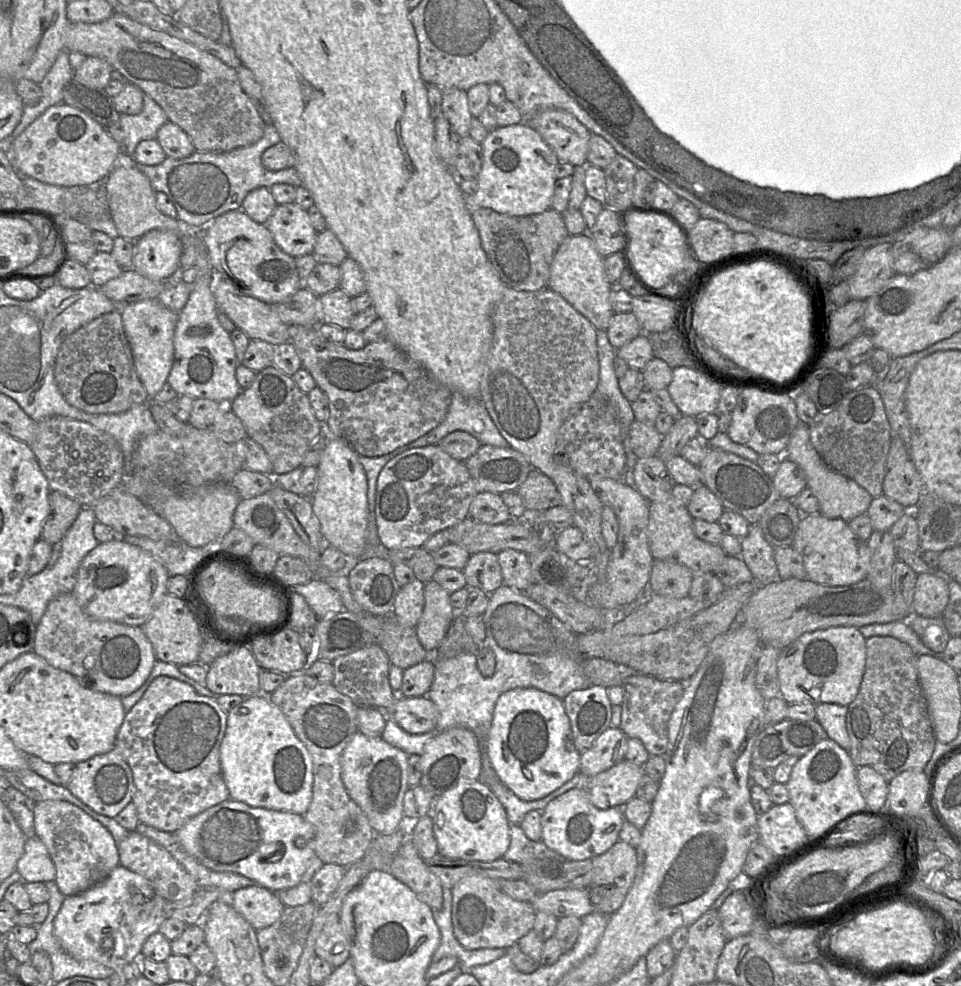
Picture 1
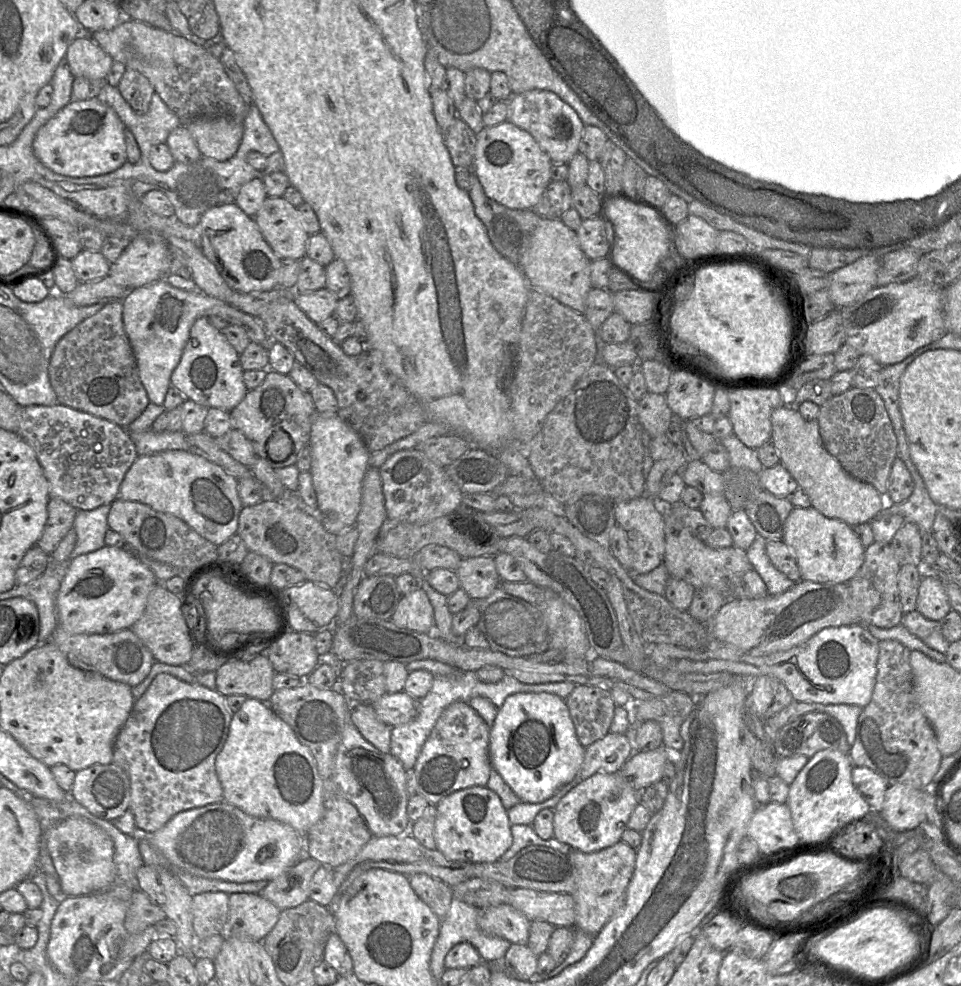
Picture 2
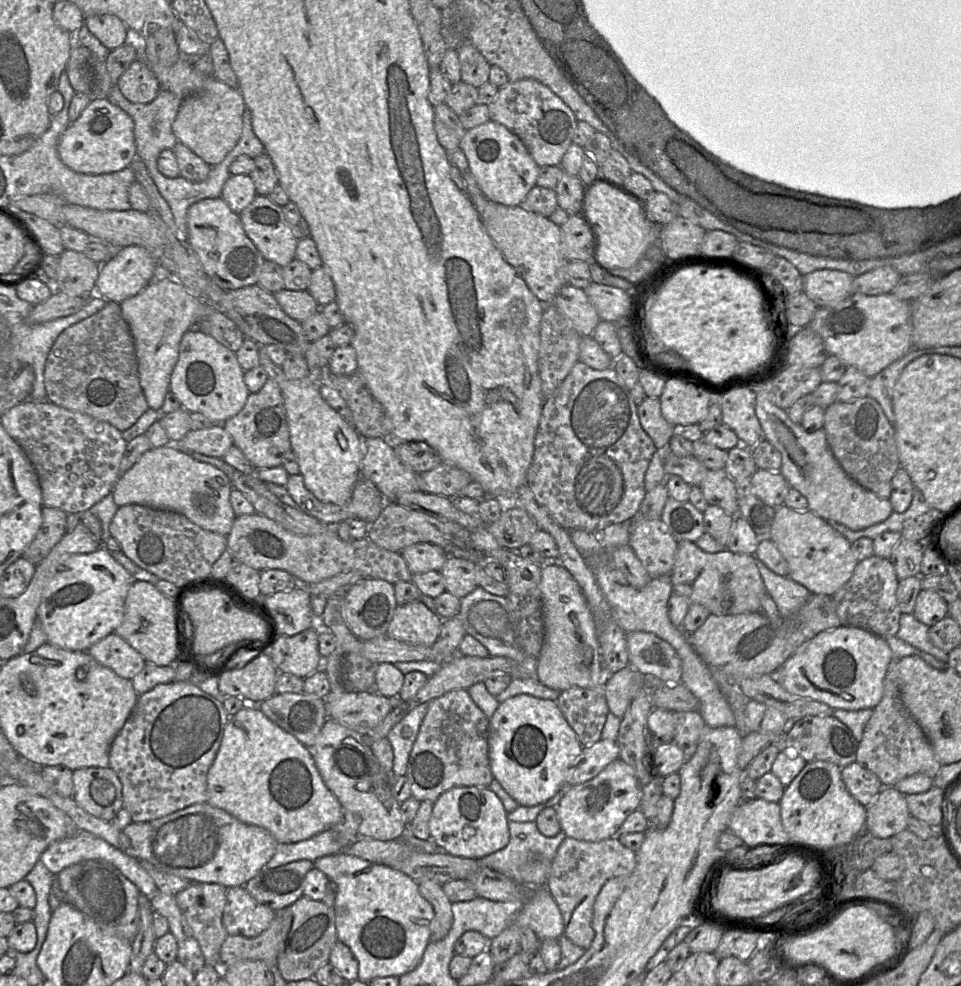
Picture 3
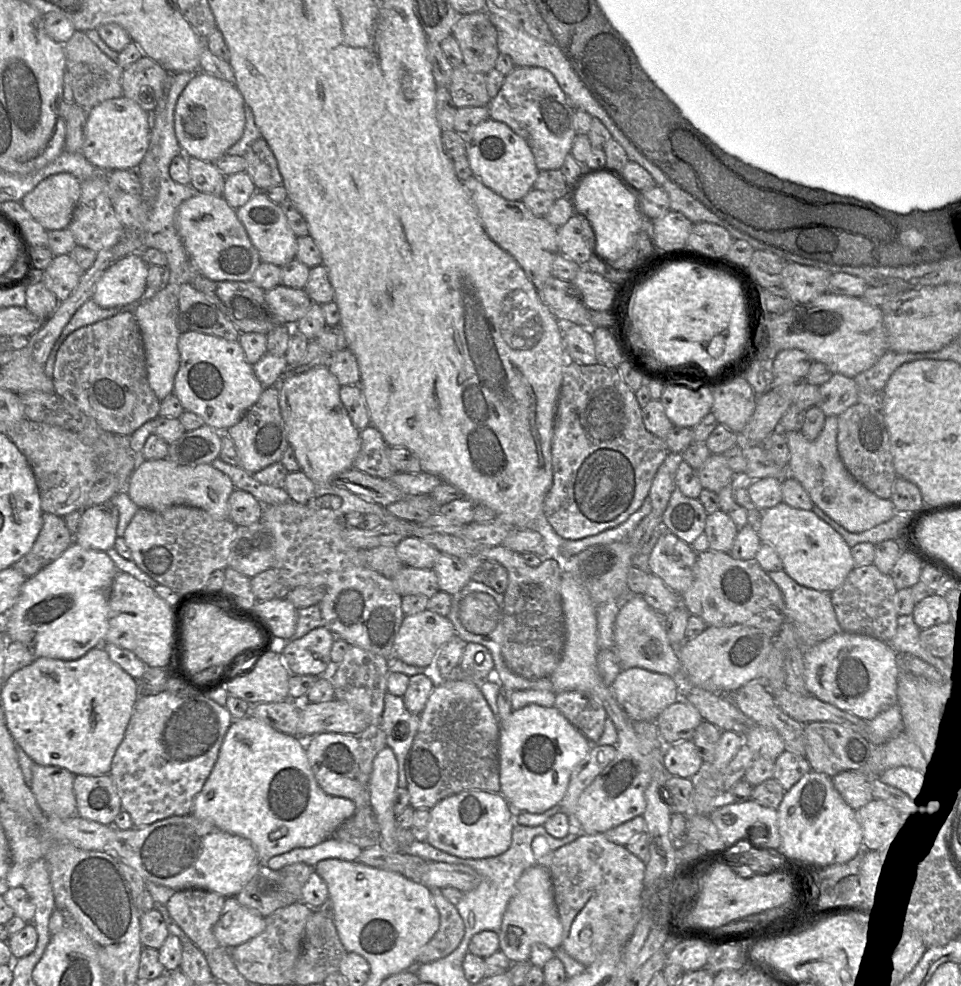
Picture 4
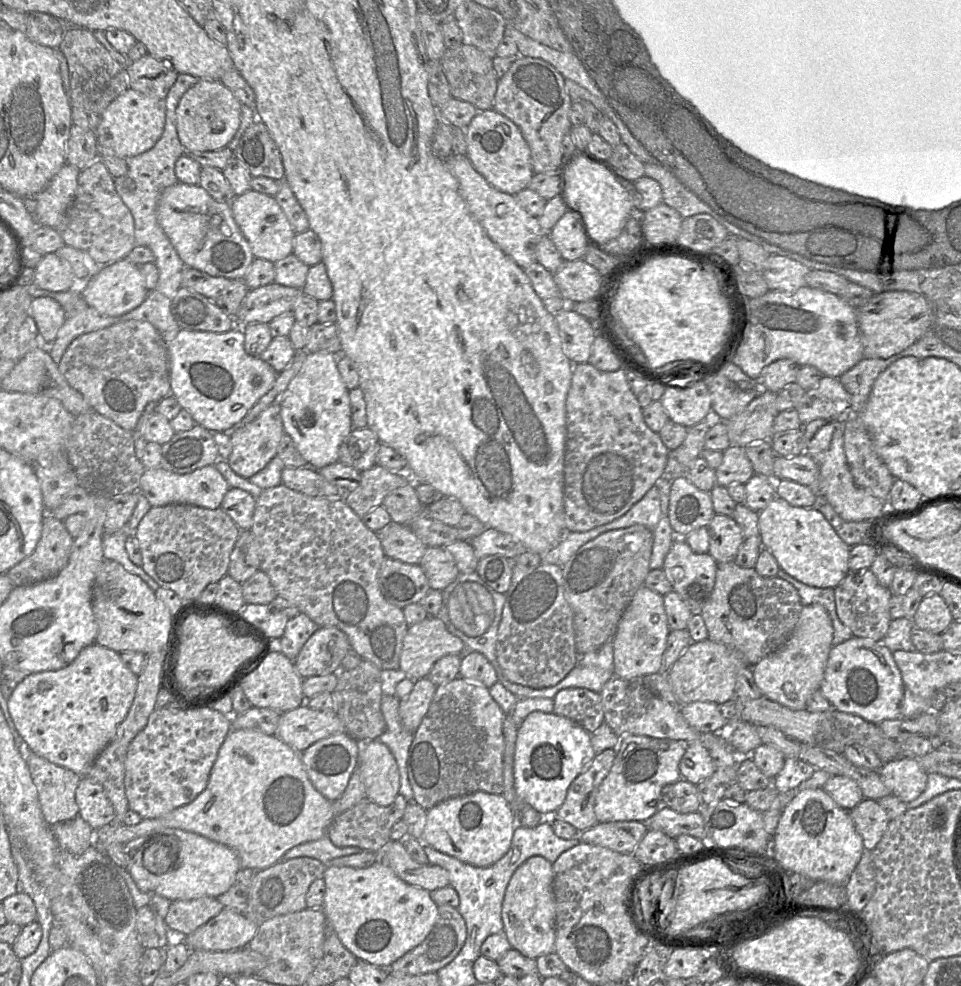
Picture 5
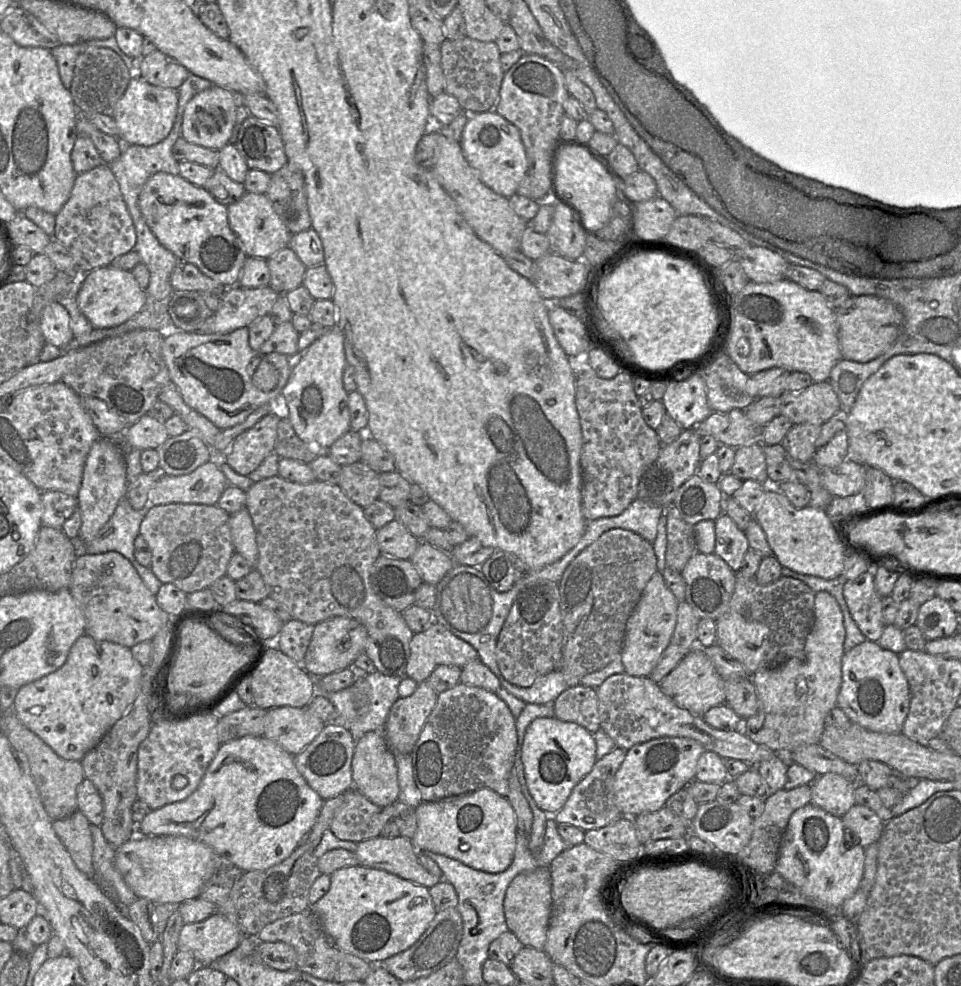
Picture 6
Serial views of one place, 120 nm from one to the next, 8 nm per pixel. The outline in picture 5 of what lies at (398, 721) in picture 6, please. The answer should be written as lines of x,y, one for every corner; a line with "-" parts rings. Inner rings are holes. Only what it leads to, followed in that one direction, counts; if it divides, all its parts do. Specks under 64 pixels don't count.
424,677
414,681
410,694
400,699
398,712
406,730
412,733
417,730
429,709
436,687
428,677

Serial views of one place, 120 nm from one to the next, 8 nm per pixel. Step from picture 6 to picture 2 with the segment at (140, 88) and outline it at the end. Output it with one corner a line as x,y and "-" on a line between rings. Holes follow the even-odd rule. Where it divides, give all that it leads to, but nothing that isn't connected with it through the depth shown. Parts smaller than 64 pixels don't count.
102,98
71,101
38,130
33,151
47,168
63,176
108,174
127,161
124,129
117,113

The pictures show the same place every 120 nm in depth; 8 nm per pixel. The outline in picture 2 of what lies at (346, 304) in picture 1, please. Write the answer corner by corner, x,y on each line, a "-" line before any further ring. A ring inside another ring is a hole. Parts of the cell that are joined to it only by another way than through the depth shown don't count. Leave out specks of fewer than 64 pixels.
326,288
308,293
295,293
293,301
314,323
334,316
338,302
336,295

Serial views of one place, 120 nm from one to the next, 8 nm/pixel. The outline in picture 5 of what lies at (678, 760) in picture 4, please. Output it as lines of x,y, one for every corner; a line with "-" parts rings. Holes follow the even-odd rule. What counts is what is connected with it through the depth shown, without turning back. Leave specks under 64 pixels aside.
692,741
688,743
679,763
679,772
682,779
697,785
709,778
716,769
708,750
701,742

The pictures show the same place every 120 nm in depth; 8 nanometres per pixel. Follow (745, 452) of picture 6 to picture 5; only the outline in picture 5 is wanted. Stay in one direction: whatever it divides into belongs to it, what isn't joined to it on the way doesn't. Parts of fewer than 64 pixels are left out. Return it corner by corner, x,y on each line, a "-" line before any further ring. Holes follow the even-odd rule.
731,445
723,452
721,465
715,470
716,483
727,488
732,484
745,484
755,473
745,454
745,447

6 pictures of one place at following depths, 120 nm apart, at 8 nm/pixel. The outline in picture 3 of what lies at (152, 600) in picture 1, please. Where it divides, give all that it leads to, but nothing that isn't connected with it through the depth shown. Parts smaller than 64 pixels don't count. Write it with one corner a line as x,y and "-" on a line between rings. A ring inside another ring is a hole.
104,546
99,547
96,551
87,554
75,554
65,558
64,561
58,566
57,572
47,584
37,608
37,619
40,621
41,626
47,636
47,643
60,647
62,649
71,651
87,651
94,643
113,633
120,625
123,614
124,605
127,593
133,581
140,581
133,579
131,574
119,564
112,556
112,553

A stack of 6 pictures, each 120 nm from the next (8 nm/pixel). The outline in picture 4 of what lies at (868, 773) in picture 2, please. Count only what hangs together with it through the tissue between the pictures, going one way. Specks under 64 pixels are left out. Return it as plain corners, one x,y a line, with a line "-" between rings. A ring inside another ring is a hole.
850,770
833,776
832,783
843,800
857,811
874,799
871,778
865,773

